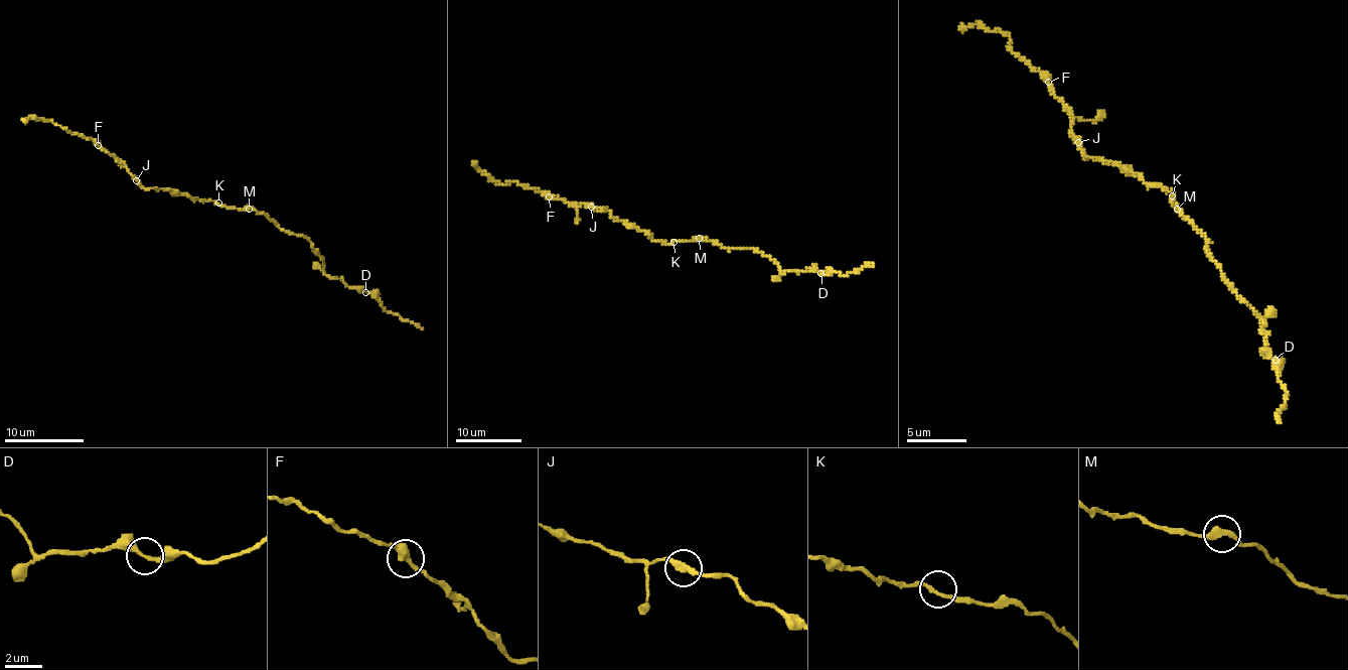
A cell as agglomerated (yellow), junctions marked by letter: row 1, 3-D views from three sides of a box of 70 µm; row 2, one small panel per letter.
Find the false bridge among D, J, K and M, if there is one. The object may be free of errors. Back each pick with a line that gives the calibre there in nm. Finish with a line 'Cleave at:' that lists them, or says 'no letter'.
Cleave at: no letter

